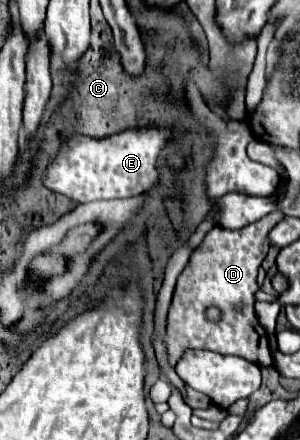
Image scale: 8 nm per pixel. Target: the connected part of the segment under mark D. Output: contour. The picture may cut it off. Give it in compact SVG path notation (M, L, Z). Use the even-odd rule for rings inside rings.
M273 211L263 219L243 227L243 229L225 229L213 227L203 243L199 245L187 267L177 279L173 293L173 303L167 315L167 351L169 363L175 365L187 349L209 349L221 355L239 355L247 361L257 363L259 367L273 365L273 355L269 351L267 331L261 327L255 315L257 301L257 269L267 257L269 241L267 233L283 219L281 211ZM217 307L221 311L219 319L209 319L207 309Z

